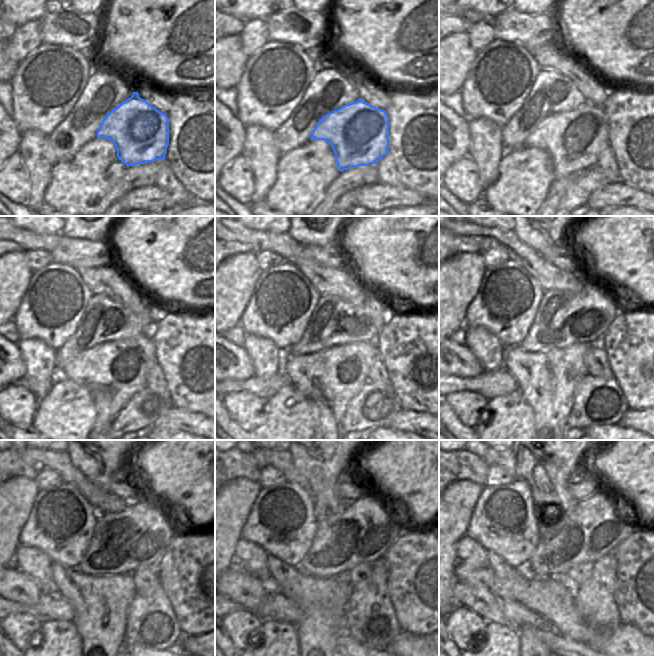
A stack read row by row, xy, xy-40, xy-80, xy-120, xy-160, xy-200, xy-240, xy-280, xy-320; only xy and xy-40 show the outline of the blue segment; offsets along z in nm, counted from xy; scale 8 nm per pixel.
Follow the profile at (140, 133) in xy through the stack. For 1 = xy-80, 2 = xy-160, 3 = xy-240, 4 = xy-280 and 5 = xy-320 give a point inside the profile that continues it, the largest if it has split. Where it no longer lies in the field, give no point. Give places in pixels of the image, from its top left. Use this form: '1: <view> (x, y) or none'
1: xy-80 (574, 140)
2: xy-160 (330, 378)
3: xy-240 (100, 603)
4: xy-280 (323, 601)
5: xy-320 (530, 638)

